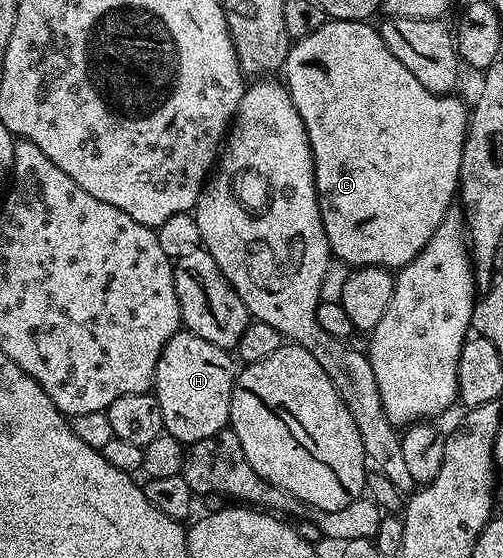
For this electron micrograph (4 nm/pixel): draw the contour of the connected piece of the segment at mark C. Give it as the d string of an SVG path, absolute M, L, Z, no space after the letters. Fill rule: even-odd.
M326 20L311 36L296 39L290 45L289 55L283 67L284 85L287 87L291 100L299 112L305 125L309 147L313 153L313 167L315 168L315 184L317 185L317 203L323 220L325 235L329 241L329 249L336 261L344 262L350 268L358 266L384 266L386 268L400 268L407 265L418 252L431 240L431 236L439 228L445 218L445 213L455 202L455 195L459 190L461 180L461 157L465 135L469 129L470 111L453 110L452 97L443 94L433 94L387 48L381 38L380 29L376 25L364 22L348 22L347 20Z

